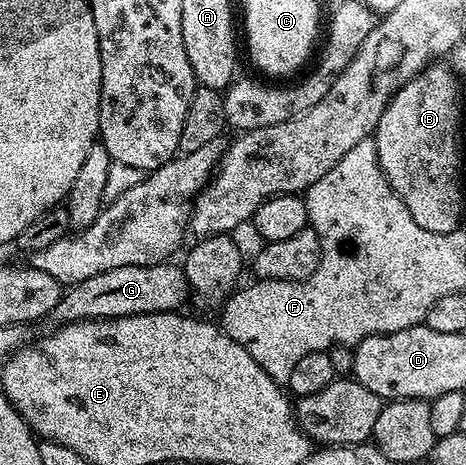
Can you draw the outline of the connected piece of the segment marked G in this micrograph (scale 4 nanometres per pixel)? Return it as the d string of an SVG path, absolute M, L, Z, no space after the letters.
M166 262L151 266L115 266L115 270L103 270L103 274L95 274L83 282L66 287L61 293L61 300L52 312L52 319L57 322L74 320L110 320L116 316L138 316L152 312L178 311L188 296L191 296L189 279L185 277L185 269L180 263Z

